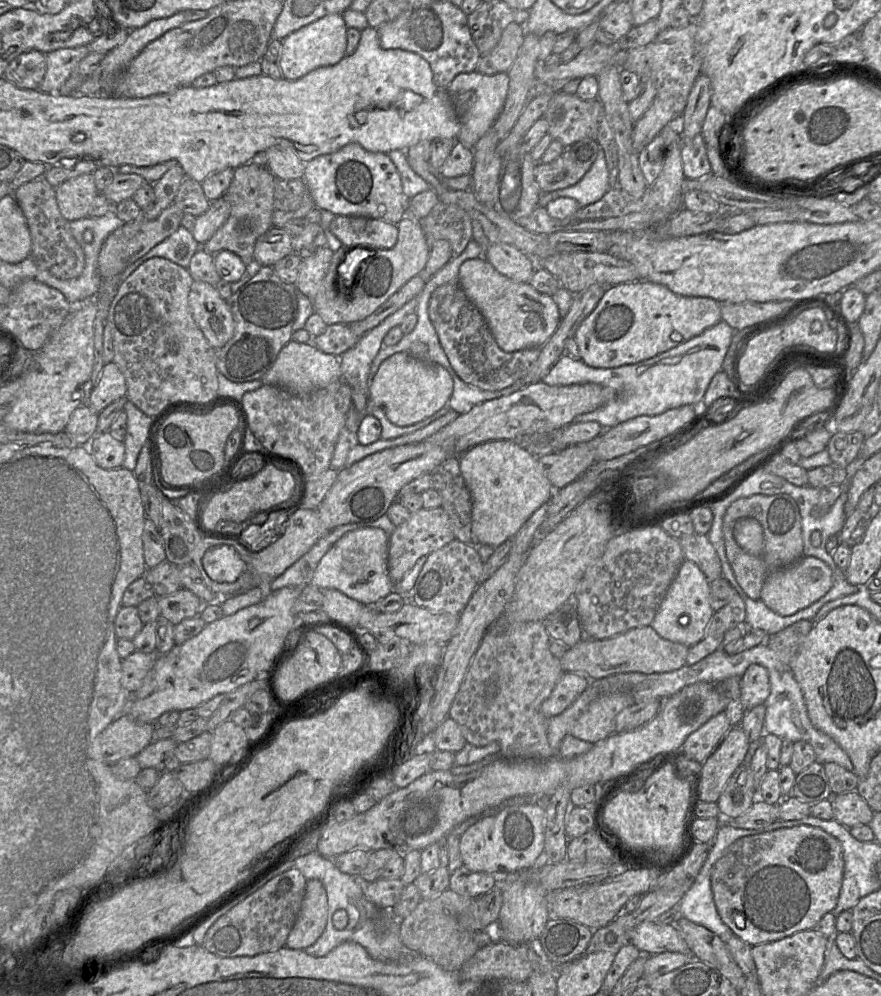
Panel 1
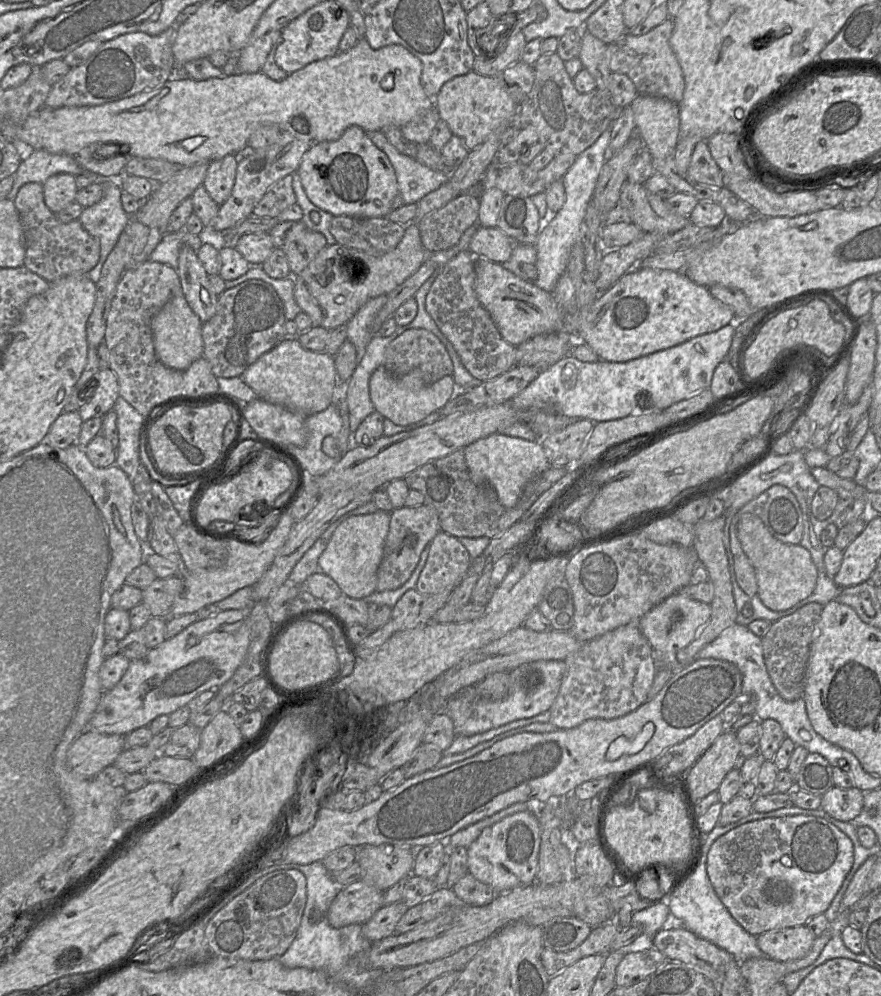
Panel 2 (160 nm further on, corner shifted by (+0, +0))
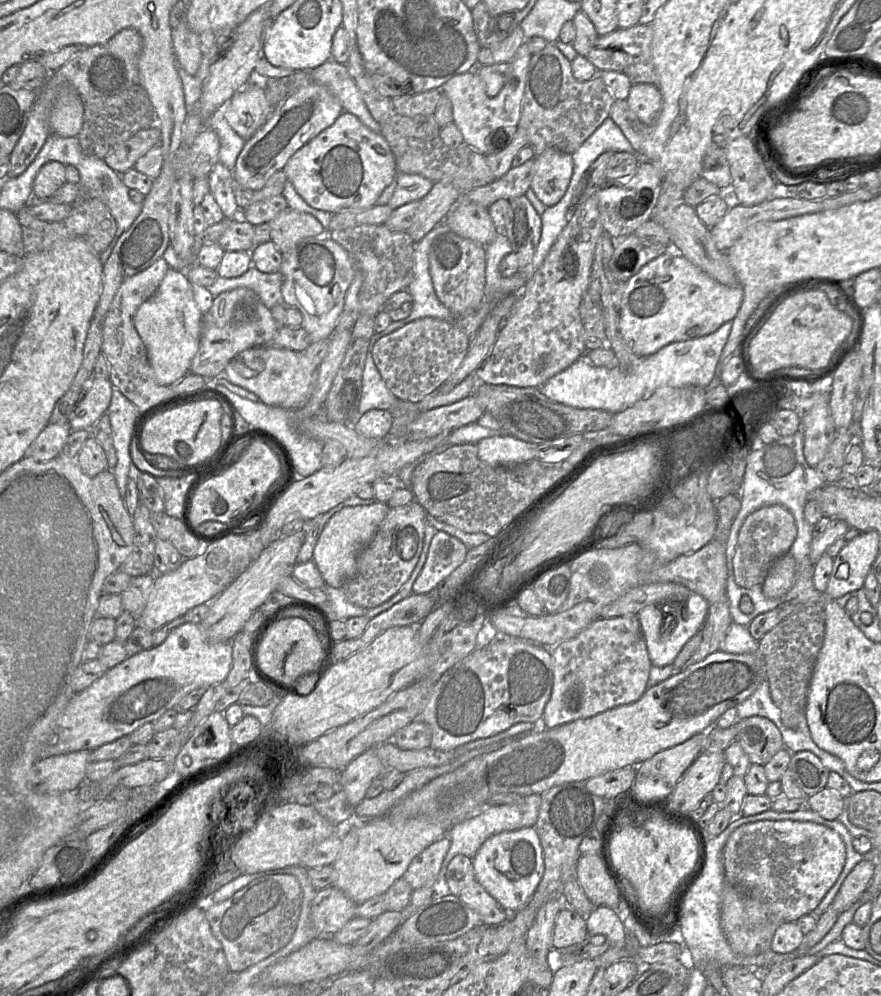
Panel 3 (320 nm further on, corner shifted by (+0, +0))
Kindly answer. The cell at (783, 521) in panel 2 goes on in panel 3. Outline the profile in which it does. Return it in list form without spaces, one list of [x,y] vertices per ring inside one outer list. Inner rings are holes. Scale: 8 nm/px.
[[[782,505],[762,507],[751,513],[741,526],[733,557],[734,580],[743,588],[762,585],[769,599],[783,598],[793,587],[796,562],[788,553],[797,536],[792,513]]]

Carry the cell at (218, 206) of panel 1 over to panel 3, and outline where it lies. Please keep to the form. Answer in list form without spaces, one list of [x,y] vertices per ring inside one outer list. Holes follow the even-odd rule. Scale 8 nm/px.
[[[311,83],[290,93],[274,108],[265,124],[249,139],[237,157],[234,179],[244,188],[261,189],[277,171],[281,171],[290,157],[326,128],[343,112],[339,100],[324,86]]]

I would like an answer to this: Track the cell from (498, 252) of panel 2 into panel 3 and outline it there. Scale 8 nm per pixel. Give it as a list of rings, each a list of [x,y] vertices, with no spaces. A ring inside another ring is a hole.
[[[468,201],[455,204],[442,223],[457,235],[484,246],[490,243],[498,232],[488,209]]]

